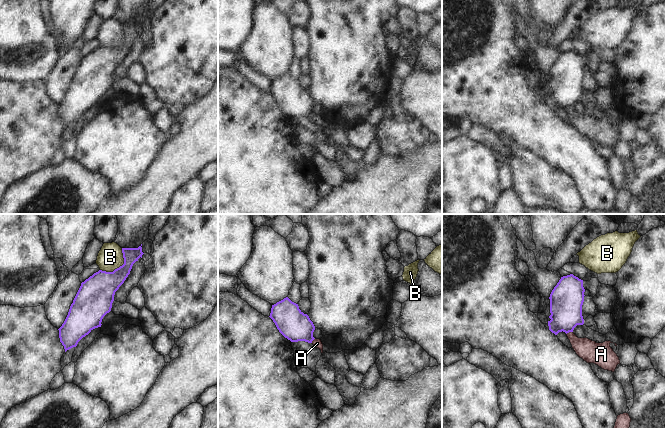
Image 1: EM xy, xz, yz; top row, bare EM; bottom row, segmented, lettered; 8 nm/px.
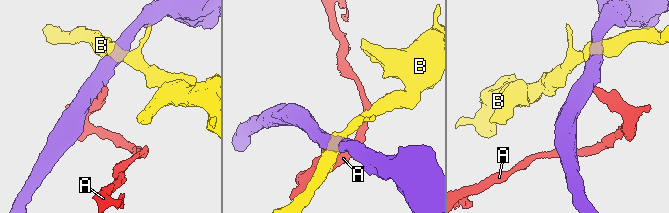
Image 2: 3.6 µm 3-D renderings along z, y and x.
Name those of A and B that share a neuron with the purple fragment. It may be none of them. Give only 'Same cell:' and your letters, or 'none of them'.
Same cell: none of them

